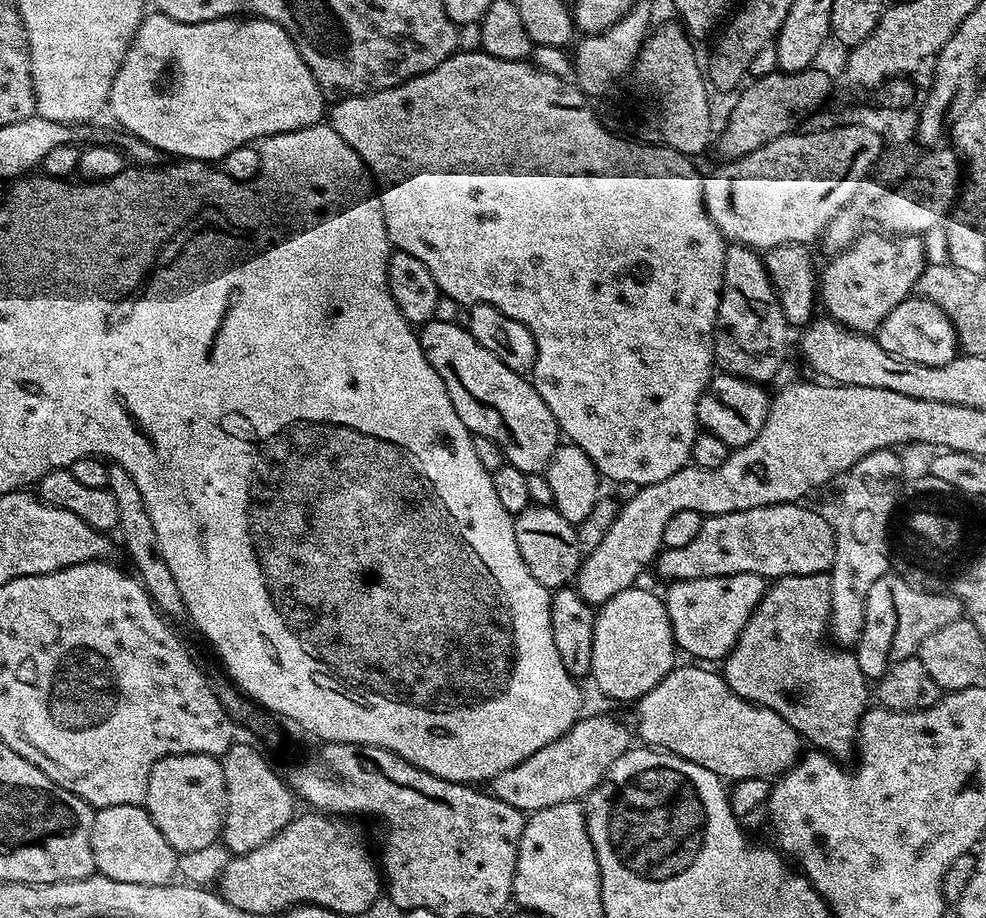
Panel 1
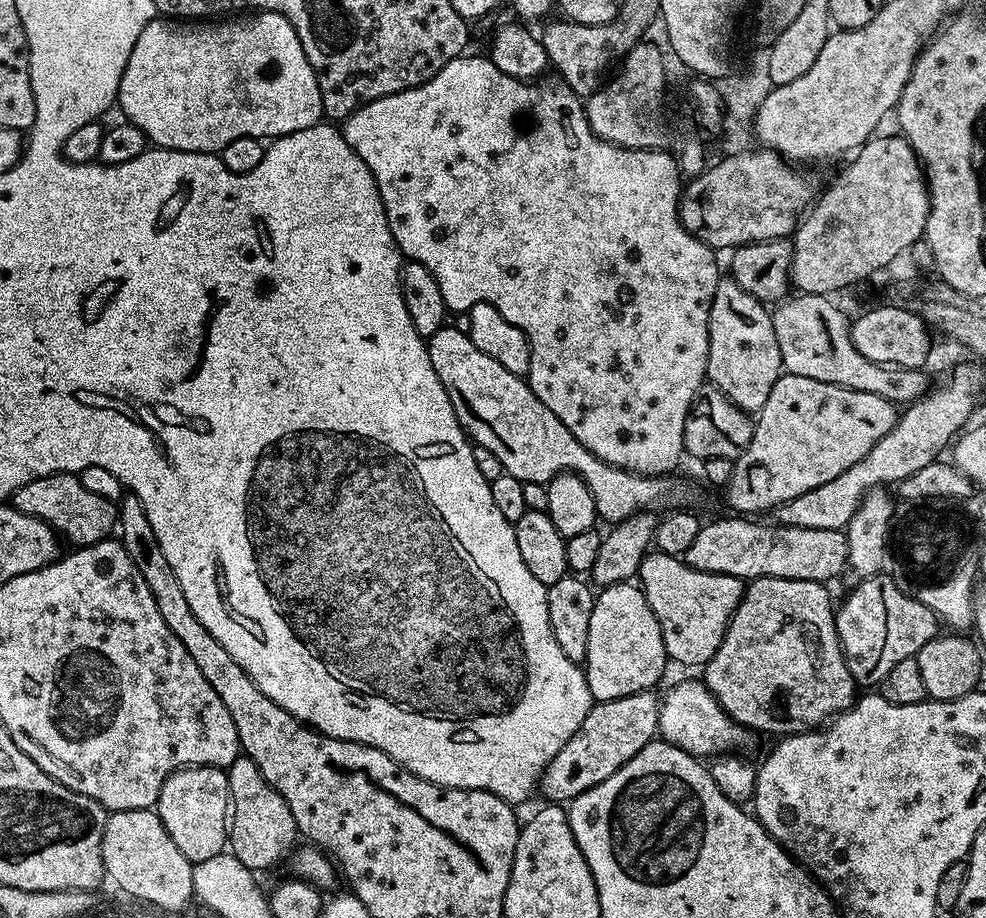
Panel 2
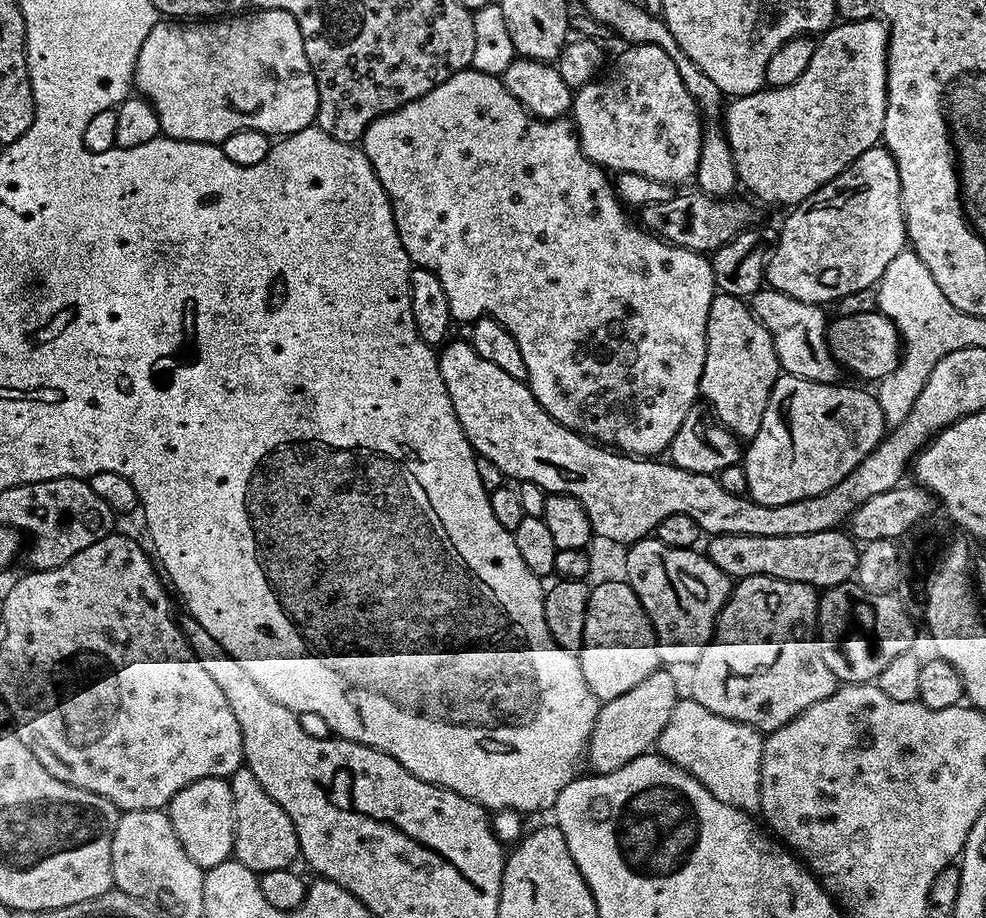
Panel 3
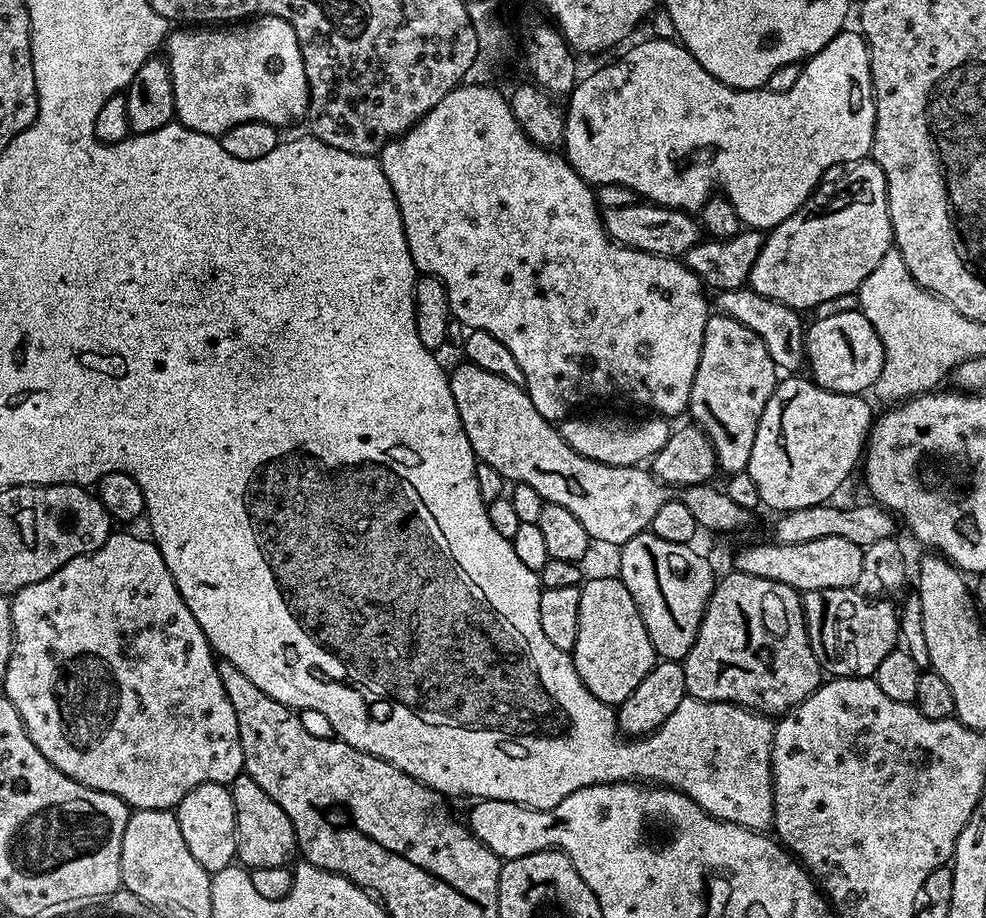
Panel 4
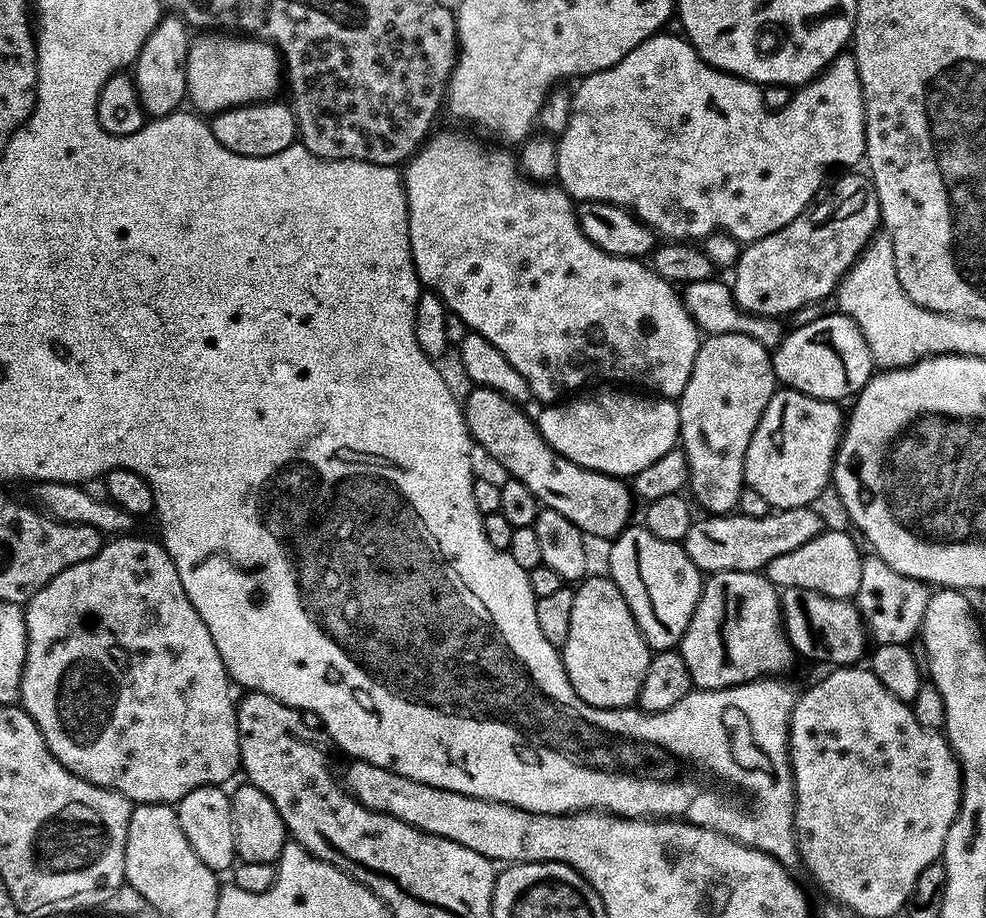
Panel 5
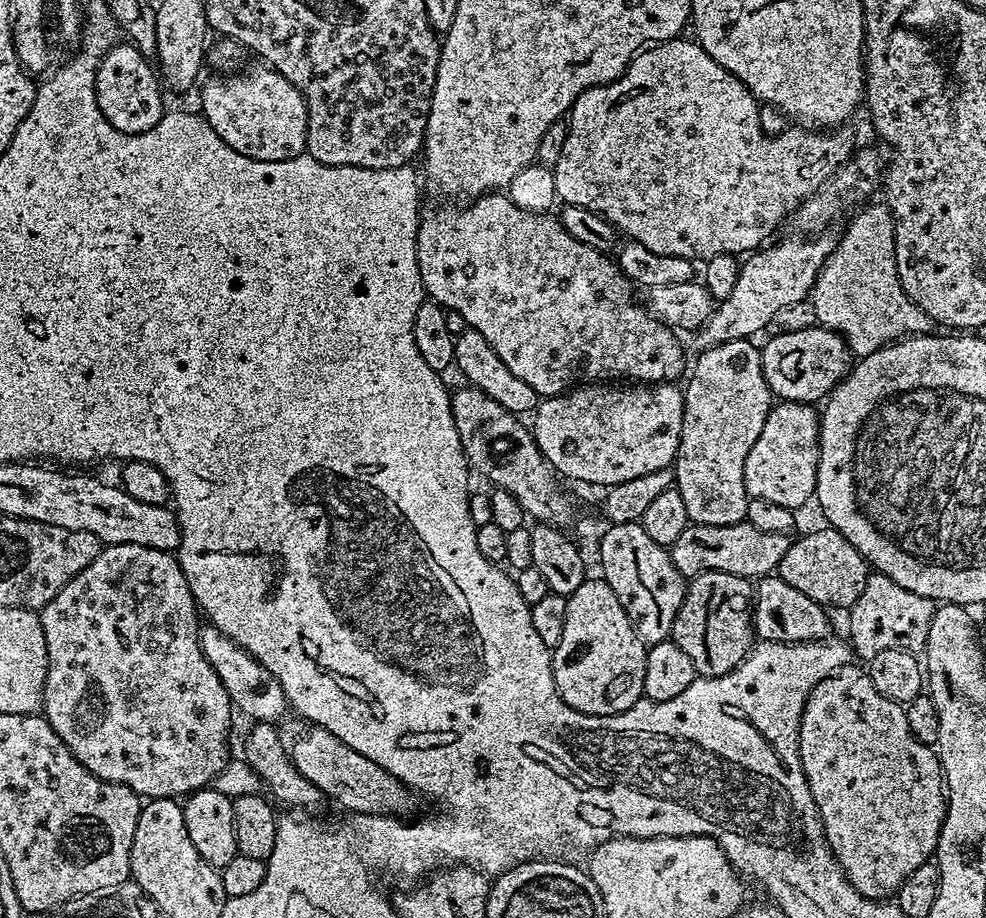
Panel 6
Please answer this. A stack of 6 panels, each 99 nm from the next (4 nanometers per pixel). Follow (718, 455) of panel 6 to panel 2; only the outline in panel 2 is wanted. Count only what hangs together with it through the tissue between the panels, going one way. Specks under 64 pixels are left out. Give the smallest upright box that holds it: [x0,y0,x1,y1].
[707,278,784,414]

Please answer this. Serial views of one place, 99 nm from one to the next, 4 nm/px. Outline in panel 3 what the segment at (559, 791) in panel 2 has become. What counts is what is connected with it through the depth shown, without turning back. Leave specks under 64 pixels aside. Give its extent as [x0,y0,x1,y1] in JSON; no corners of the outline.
[586,670,678,773]

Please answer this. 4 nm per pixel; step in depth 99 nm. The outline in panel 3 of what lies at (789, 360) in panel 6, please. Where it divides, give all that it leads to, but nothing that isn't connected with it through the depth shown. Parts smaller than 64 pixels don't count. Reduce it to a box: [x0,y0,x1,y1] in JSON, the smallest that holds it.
[828,310,902,382]

